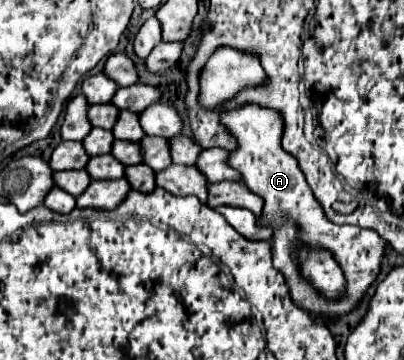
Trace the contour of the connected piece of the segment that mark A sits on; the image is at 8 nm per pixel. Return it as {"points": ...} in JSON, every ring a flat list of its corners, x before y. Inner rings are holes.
{"points":[[244,105,236,111,222,115,222,123,232,131,238,141,238,151,230,153,230,165,242,173,244,183,264,199,264,215,258,219,262,225,272,225,272,251,274,251,274,265,280,269,288,281,292,291,292,299,302,305,304,309,312,311,318,317,340,317,352,311,358,301,362,299,368,285,380,273,380,261,386,251,386,241,376,231,362,229,356,225,336,225,326,219,324,209,312,197,312,191,304,179,304,173,298,167,298,161,286,153,280,145,282,139,282,117,278,111,264,109,258,105],[296,247,310,247,310,249,326,249,342,267,346,277,346,293,340,301,328,301,326,297,318,295,318,291,302,277,300,265,294,257]]}

